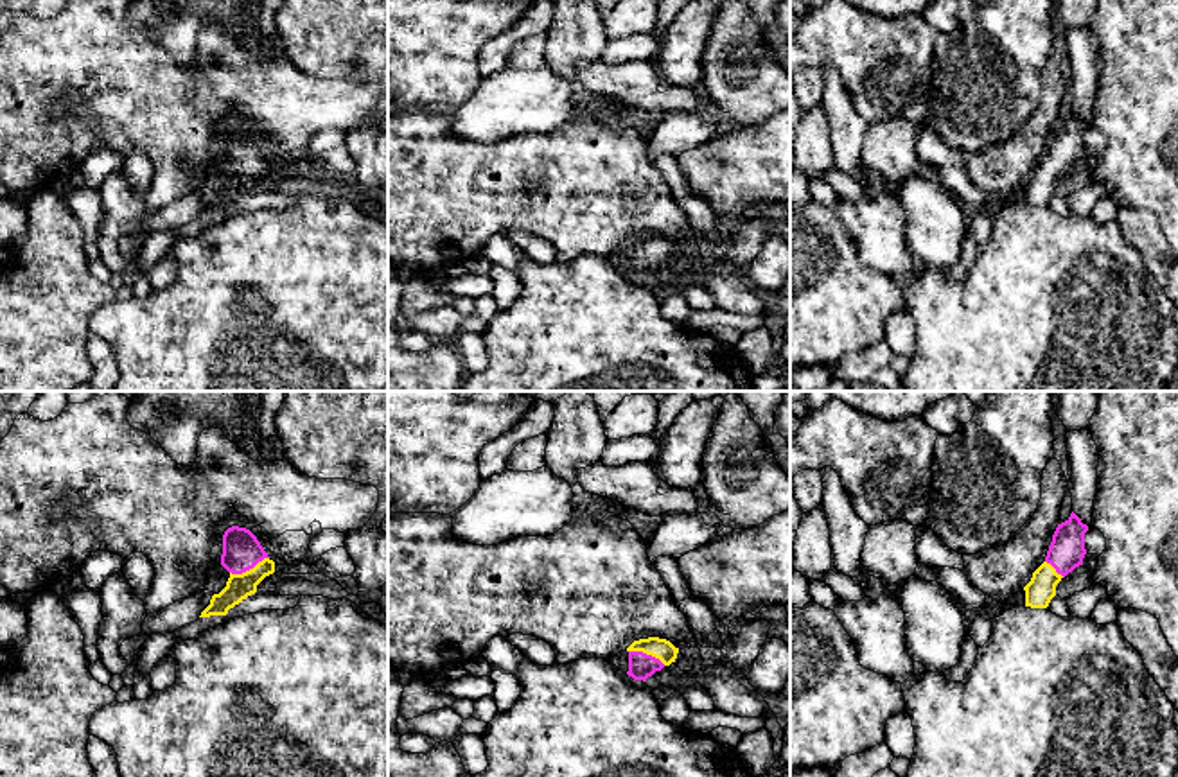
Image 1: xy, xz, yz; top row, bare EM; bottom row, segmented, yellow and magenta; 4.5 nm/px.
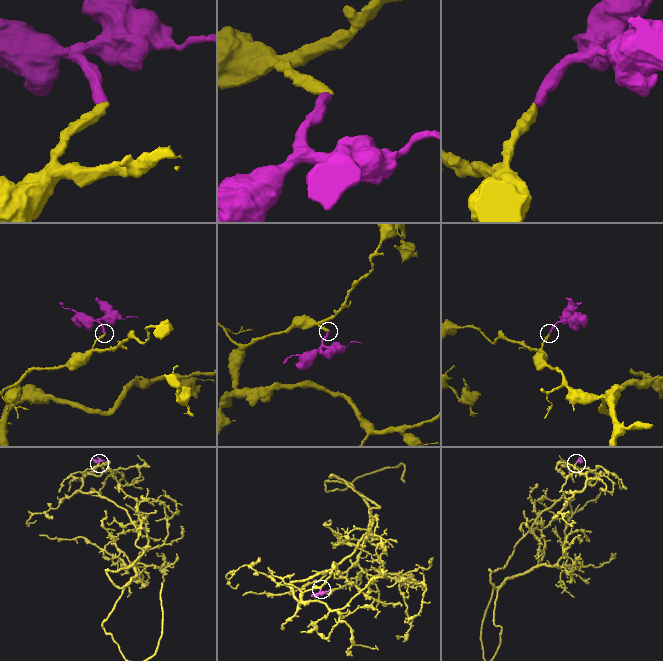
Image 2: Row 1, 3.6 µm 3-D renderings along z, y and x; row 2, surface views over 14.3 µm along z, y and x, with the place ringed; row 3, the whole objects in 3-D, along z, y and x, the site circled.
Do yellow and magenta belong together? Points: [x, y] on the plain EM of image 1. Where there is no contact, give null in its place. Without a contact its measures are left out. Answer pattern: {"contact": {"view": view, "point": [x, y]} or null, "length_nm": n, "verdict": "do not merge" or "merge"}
{"contact": {"view": "xy", "point": [250, 167]}, "length_nm": 190, "verdict": "merge"}

